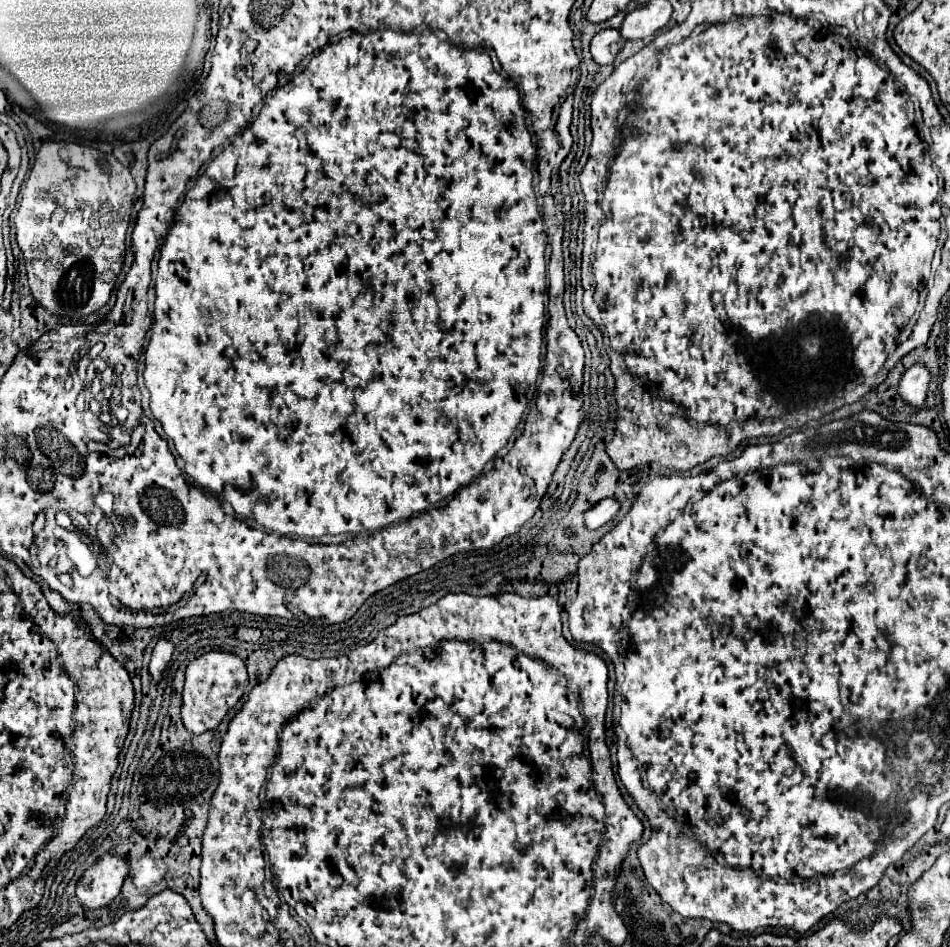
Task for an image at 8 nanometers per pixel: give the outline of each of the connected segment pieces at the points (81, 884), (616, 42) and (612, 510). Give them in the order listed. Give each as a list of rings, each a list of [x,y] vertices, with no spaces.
[[[115,853],[103,855],[97,865],[87,869],[77,881],[75,895],[83,909],[95,911],[107,907],[121,891],[121,885],[129,873],[129,865]]]
[[[603,29],[591,41],[591,55],[597,63],[609,65],[615,61],[623,45],[625,45],[625,39],[619,35],[619,29]]]
[[[613,497],[599,501],[597,505],[593,505],[593,507],[585,513],[585,525],[587,525],[589,529],[599,529],[601,525],[605,525],[605,523],[609,523],[609,521],[613,521],[613,519],[617,517],[619,507],[621,507],[619,501],[613,499]]]

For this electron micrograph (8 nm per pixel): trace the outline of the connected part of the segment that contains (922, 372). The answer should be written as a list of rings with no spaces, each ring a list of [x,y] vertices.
[[[915,363],[903,373],[899,383],[899,395],[913,407],[921,407],[929,391],[929,381],[931,381],[929,369],[923,363]]]

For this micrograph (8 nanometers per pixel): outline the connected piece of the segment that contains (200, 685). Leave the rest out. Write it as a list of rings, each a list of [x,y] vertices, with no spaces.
[[[209,651],[199,655],[187,665],[185,687],[181,695],[181,721],[185,729],[193,735],[201,735],[207,729],[215,729],[219,721],[235,707],[235,703],[247,691],[249,677],[241,657],[227,651]]]

